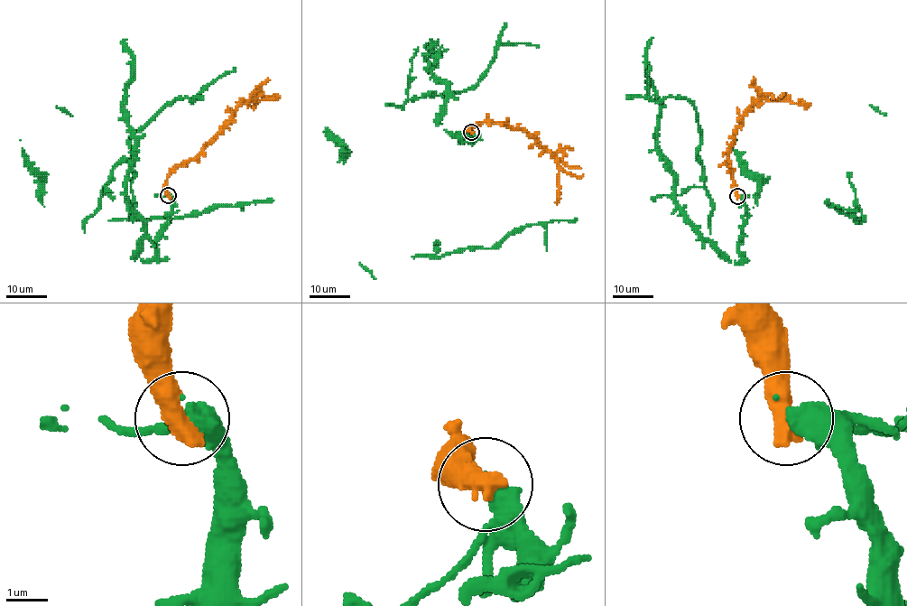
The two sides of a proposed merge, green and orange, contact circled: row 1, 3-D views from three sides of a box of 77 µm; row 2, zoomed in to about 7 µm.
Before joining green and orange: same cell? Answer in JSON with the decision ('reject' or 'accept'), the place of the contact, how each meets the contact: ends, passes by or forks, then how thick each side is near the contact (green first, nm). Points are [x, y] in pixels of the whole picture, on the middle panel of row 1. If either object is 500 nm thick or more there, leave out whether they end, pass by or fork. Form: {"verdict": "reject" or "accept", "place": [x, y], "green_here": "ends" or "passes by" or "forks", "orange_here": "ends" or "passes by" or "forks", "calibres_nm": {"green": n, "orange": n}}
{"verdict": "accept", "place": [471, 132], "calibres_nm": {"green": 500, "orange": 600}}

